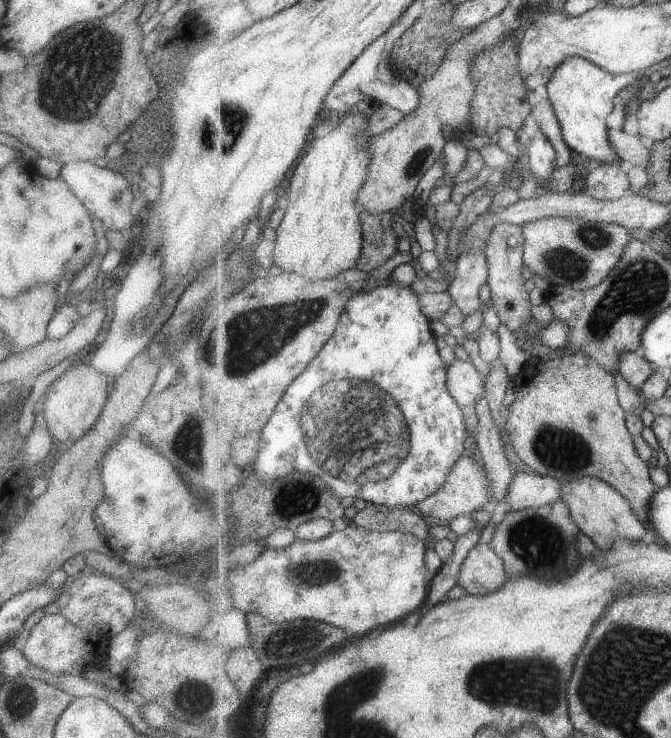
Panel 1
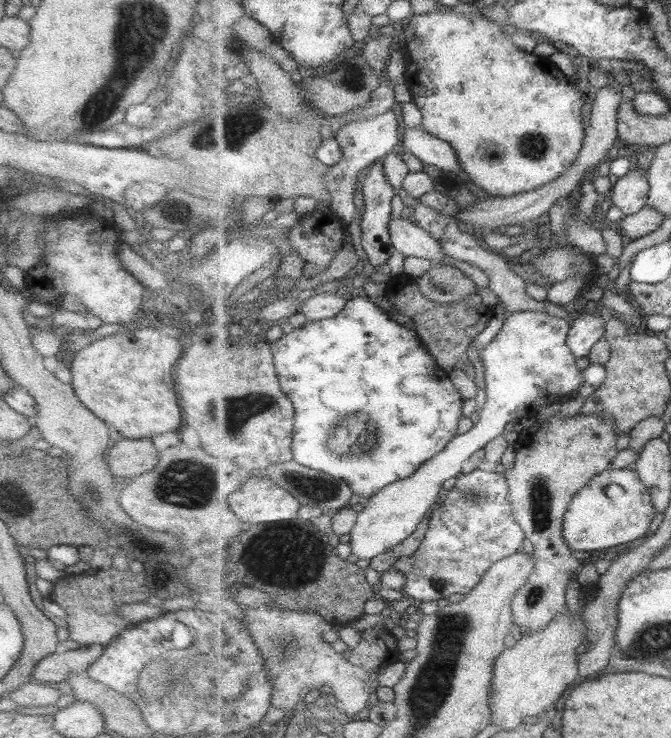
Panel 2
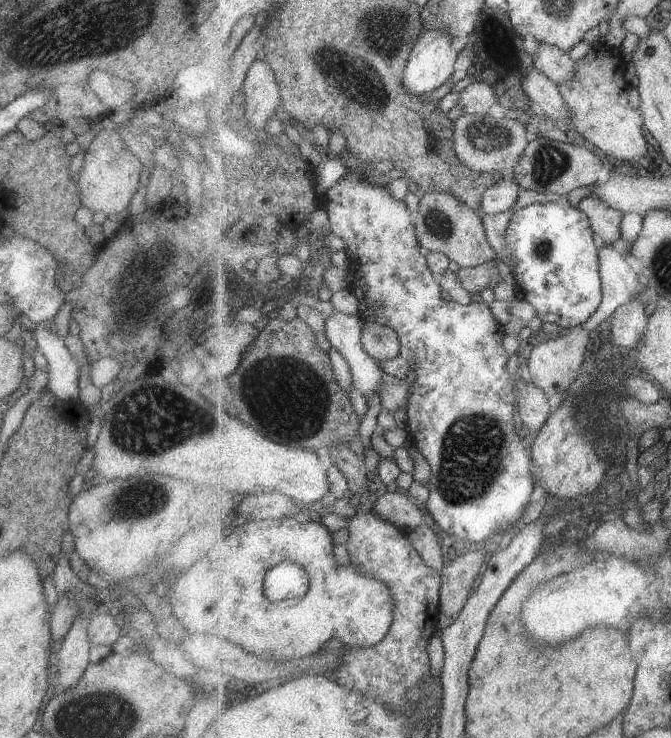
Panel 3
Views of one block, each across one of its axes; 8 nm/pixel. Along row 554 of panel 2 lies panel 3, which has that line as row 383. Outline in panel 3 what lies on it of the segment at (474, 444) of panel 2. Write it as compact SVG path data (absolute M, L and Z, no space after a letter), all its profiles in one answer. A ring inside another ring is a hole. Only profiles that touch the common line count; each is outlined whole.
M335 312L327 318L328 338L350 367L353 386L366 402L373 394L381 396L381 378L385 374L382 361L369 356L362 346L366 322L360 315Z

